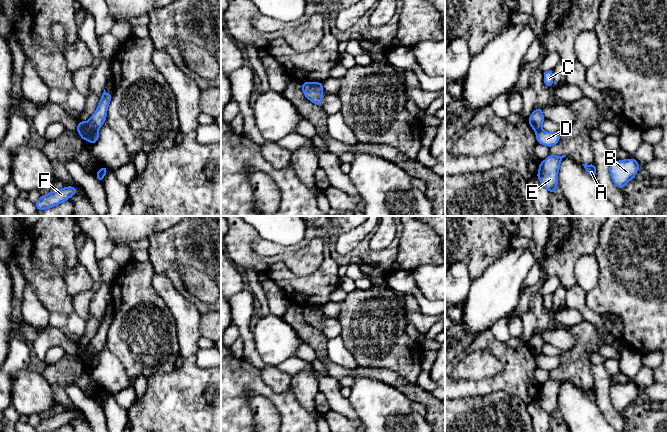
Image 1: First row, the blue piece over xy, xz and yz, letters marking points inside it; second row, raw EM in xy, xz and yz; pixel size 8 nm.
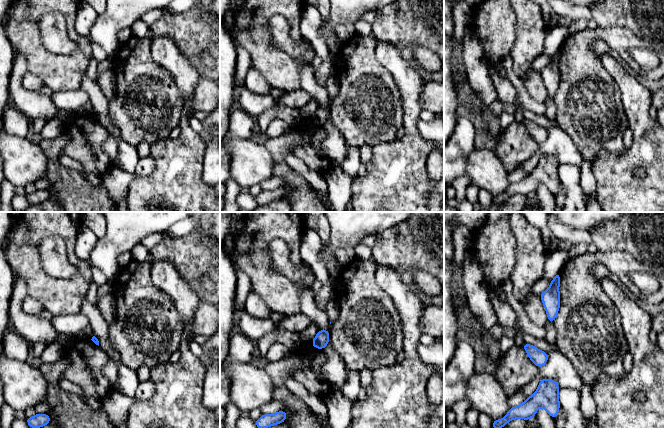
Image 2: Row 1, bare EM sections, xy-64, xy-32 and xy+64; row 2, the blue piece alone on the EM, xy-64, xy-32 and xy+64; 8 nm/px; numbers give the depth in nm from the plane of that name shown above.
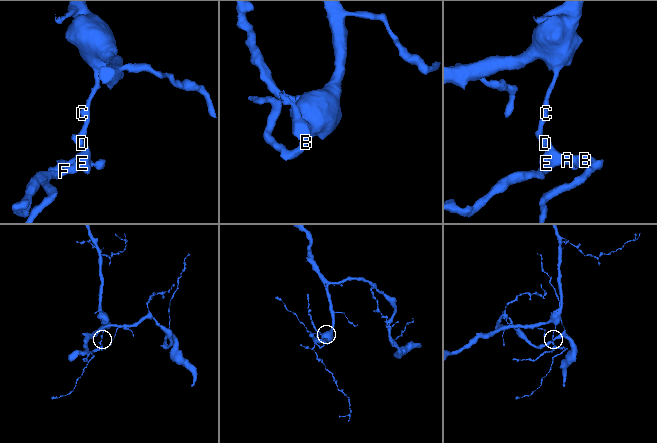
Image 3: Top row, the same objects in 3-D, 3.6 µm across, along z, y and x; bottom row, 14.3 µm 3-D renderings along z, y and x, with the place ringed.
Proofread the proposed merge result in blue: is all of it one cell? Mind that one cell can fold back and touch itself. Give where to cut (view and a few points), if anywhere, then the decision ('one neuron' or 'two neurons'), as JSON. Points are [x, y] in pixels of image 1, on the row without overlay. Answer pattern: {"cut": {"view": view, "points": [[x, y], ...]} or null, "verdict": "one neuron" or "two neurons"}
{"cut": {"view": "xy", "points": [[87, 346], [97, 355]]}, "verdict": "two neurons"}

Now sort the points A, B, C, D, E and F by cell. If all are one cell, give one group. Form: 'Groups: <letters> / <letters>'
Groups: A B D E F / C

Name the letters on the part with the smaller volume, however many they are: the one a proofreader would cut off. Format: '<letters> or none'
A, B, D, E, F

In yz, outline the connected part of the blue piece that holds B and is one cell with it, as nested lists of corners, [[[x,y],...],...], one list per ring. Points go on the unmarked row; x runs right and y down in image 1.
[[[625,383],[610,387],[609,396],[613,407],[620,413],[634,402],[639,395],[639,389],[636,383]]]

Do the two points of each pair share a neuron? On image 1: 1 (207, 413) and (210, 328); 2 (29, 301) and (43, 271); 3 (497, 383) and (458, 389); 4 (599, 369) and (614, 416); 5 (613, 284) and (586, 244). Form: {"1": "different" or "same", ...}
{"1": "different", "2": "different", "3": "same", "4": "same", "5": "different"}

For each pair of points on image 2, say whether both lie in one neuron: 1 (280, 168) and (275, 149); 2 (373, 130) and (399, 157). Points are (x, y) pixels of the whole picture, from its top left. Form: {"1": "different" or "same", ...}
{"1": "same", "2": "different"}

